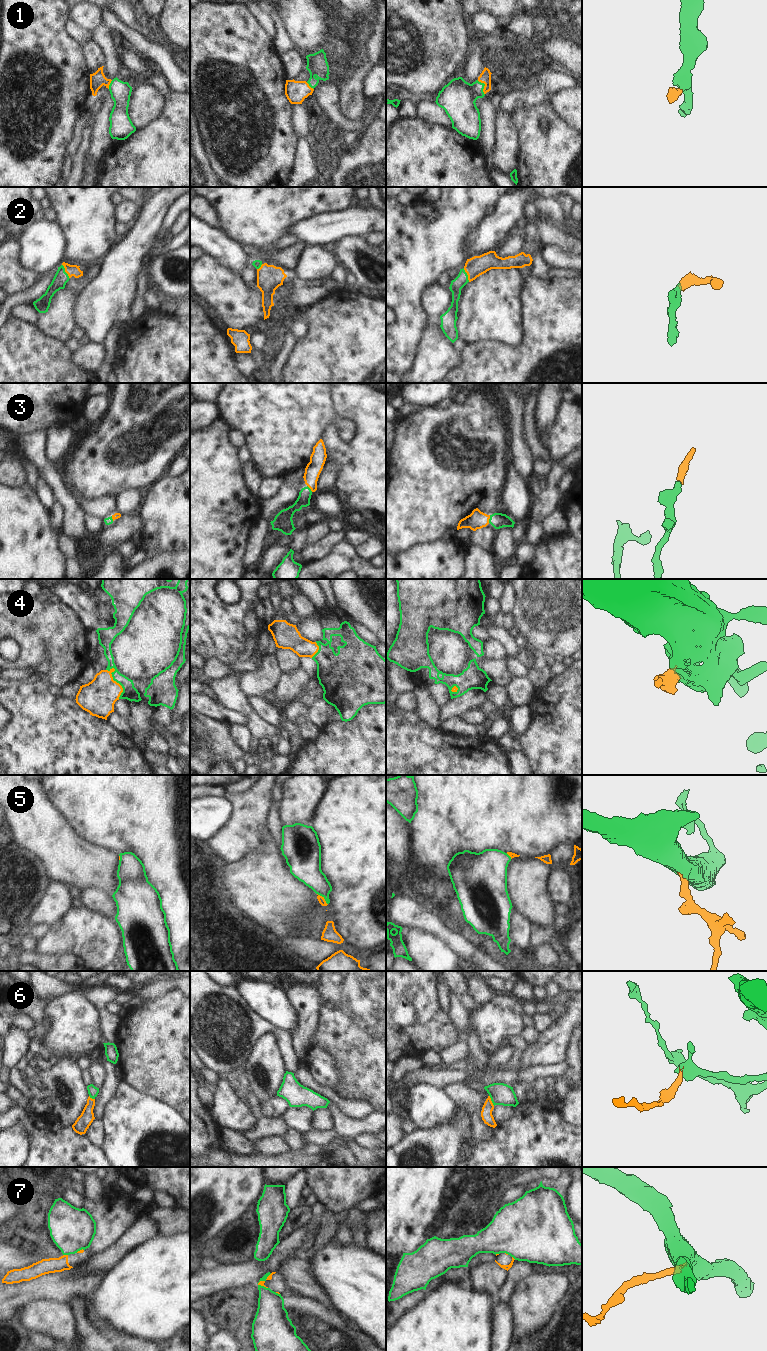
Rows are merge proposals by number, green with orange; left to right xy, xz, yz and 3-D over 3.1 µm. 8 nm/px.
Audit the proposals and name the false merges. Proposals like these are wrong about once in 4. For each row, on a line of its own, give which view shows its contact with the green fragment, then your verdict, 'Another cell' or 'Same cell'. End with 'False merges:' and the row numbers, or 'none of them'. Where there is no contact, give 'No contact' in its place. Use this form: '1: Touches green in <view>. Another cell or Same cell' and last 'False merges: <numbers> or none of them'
1: Touches green in yz. Same cell
2: Touches green in xy. Same cell
3: Touches green in yz. Same cell
4: Touches green in xy. Same cell
5: Touches green in xz. Same cell
6: Touches green in yz. Same cell
7: Touches green in xz. Another cell
False merges: 7

